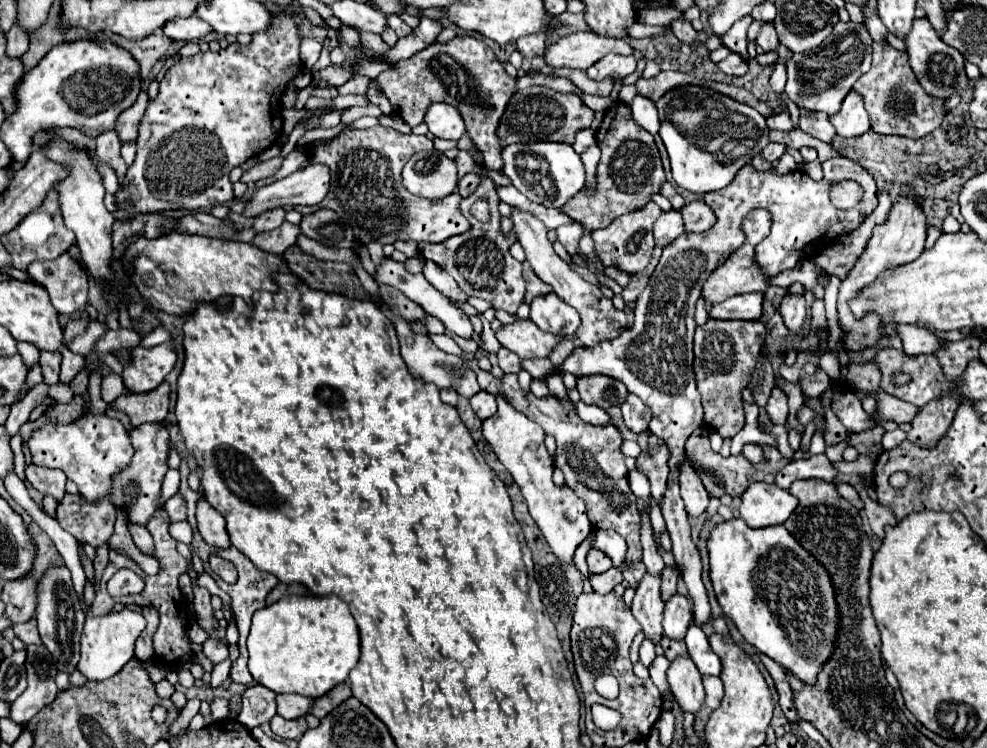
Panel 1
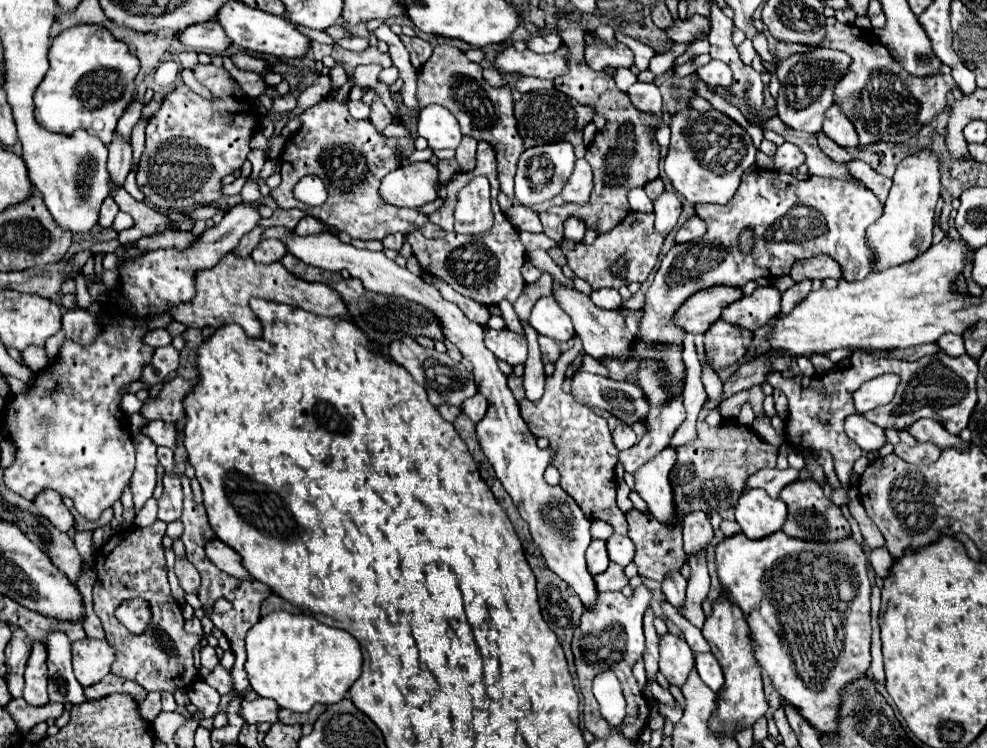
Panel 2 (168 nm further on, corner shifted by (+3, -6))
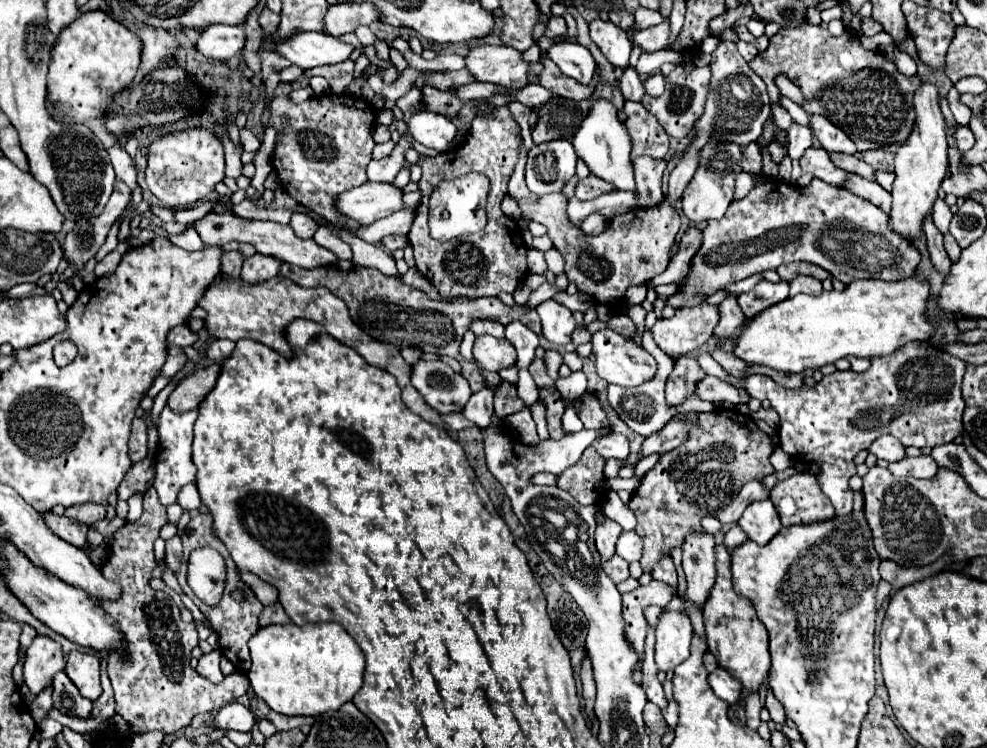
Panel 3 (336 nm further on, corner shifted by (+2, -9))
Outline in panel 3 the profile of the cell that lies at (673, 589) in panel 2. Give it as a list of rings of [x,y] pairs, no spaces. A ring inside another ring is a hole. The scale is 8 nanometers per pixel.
[[[669,555],[661,557],[659,563],[653,567],[653,579],[657,581],[665,581],[667,585],[673,585],[677,587],[677,571],[675,571],[675,565],[673,565],[673,559]]]

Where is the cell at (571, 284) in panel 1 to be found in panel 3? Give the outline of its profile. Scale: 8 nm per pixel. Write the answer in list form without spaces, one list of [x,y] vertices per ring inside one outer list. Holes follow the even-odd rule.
[[[595,333],[591,343],[597,357],[597,375],[607,383],[619,387],[639,387],[653,379],[657,373],[657,361],[643,347],[637,347],[631,339],[625,339],[619,333]]]

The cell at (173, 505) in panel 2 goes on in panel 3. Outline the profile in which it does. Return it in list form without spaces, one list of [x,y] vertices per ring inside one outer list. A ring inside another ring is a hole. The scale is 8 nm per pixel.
[[[167,405],[163,407],[159,421],[157,421],[157,431],[159,431],[159,451],[155,455],[155,481],[153,487],[159,493],[161,505],[171,505],[177,501],[177,493],[183,485],[195,481],[195,465],[191,461],[191,441],[193,441],[193,425],[197,419],[197,409],[193,411],[183,411],[175,413]]]

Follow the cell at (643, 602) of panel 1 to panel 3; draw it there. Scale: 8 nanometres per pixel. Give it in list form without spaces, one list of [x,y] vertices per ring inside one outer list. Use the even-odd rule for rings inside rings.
[[[649,629],[647,631],[647,639],[645,639],[645,653],[643,653],[643,689],[647,693],[647,699],[651,703],[655,703],[659,709],[667,707],[667,699],[661,687],[661,681],[657,679],[657,665],[653,659],[655,653],[655,631]]]

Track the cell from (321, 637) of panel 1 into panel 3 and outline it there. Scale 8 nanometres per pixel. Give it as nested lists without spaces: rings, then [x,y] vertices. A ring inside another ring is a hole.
[[[295,623],[271,625],[259,629],[249,639],[253,665],[249,669],[249,681],[257,697],[261,697],[273,711],[283,715],[321,715],[339,709],[345,701],[351,701],[363,683],[365,659],[353,637],[337,623],[307,623],[297,627]]]

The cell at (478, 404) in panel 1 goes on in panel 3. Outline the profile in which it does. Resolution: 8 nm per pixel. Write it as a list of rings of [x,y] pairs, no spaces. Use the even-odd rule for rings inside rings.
[[[485,387],[485,389],[473,393],[461,413],[469,421],[473,421],[477,427],[485,429],[491,423],[491,415],[493,415],[493,391]]]

